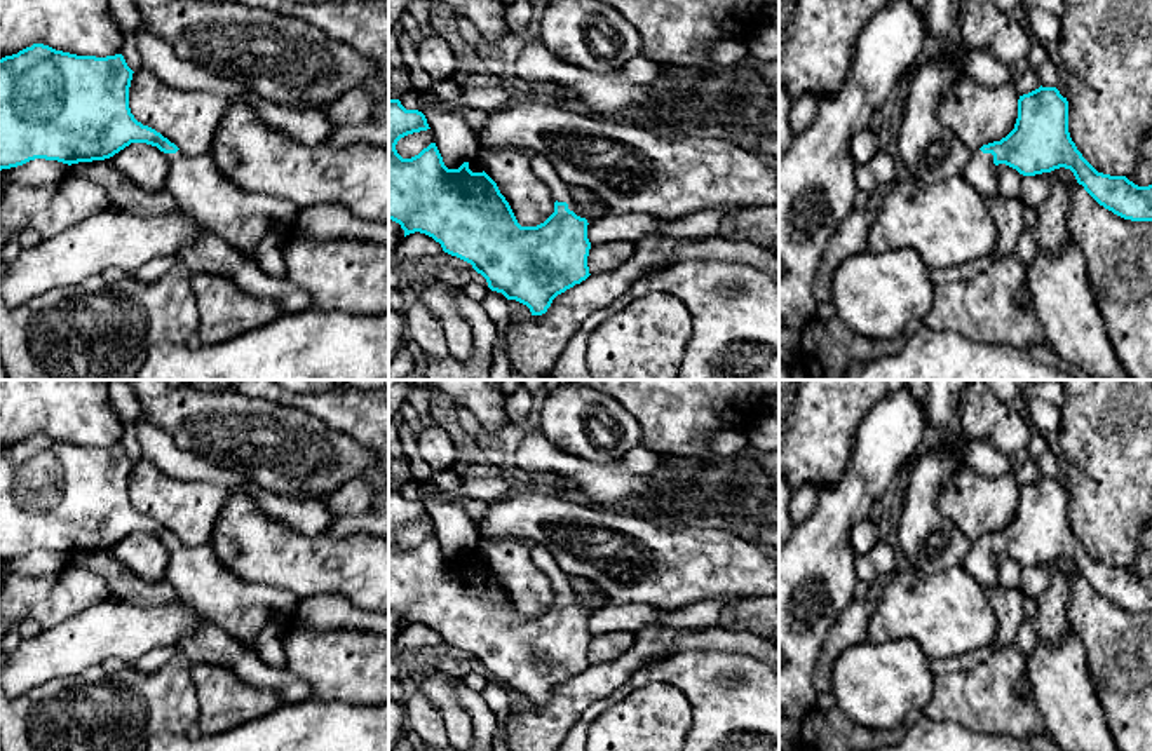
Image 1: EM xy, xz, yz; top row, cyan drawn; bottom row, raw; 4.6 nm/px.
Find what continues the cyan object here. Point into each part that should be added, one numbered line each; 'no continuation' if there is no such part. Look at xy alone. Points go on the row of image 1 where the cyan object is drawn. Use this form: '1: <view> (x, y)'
1: xy (241, 218)

